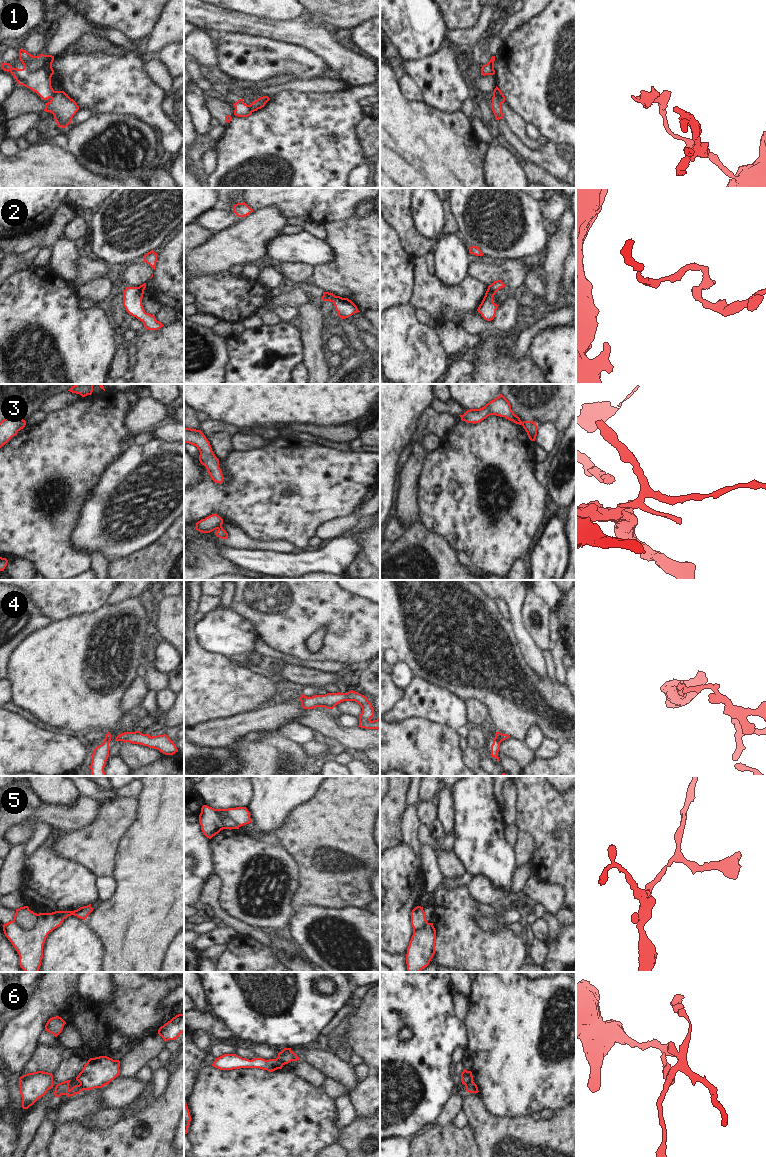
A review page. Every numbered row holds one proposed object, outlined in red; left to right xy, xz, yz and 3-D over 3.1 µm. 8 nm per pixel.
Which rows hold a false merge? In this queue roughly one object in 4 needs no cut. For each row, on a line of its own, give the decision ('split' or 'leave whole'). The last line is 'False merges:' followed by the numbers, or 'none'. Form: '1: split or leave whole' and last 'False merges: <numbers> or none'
1: split
2: split
3: split
4: split
5: split
6: split
False merges: 1, 2, 3, 4, 5, 6

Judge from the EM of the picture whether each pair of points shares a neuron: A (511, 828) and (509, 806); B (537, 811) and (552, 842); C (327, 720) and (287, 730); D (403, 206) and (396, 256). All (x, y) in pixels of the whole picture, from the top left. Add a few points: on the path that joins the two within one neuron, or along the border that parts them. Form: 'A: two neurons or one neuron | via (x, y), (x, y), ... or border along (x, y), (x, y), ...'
A: two neurons | border along (513, 817), (508, 821)
B: one neuron | via (545, 819), (550, 824), (550, 834)
C: two neurons | border along (292, 722), (303, 724), (311, 729)
D: two neurons | border along (390, 225), (395, 230), (401, 246), (412, 258)

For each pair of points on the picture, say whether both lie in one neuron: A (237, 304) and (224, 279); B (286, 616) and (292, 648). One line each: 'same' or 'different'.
A: same
B: same

